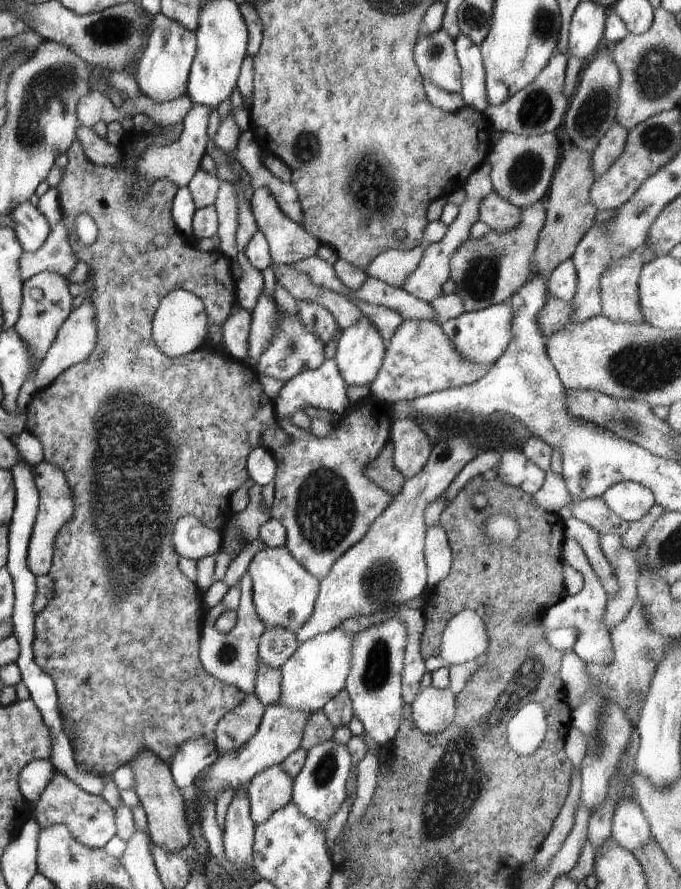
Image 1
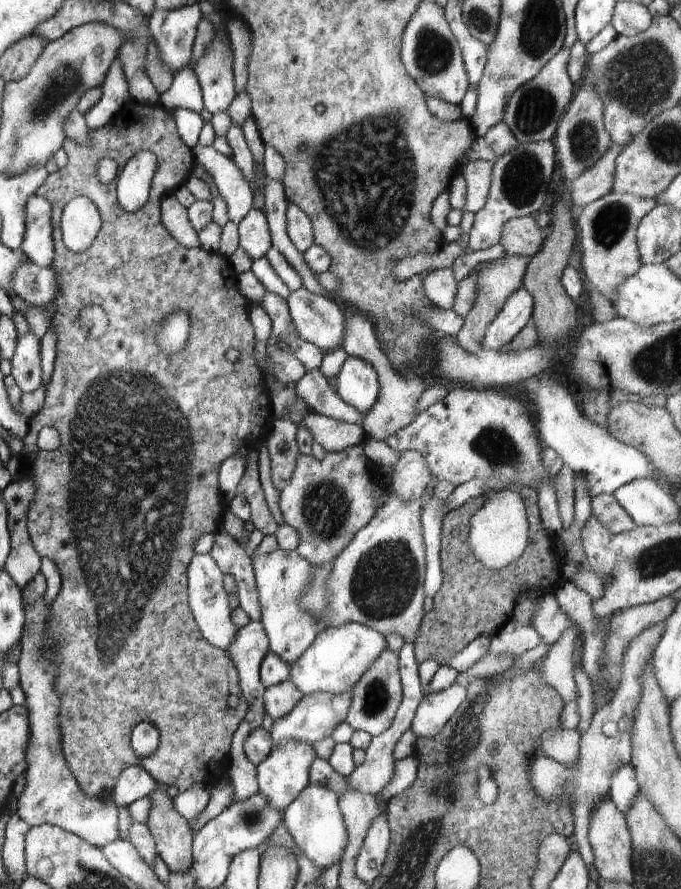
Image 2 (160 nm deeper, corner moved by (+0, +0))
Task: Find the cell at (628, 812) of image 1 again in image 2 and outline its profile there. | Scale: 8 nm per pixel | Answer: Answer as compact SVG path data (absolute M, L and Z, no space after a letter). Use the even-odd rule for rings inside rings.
M624 764L620 766L614 774L612 774L610 798L616 804L616 810L626 818L634 798L638 794L638 786L636 782L636 772L632 764Z

